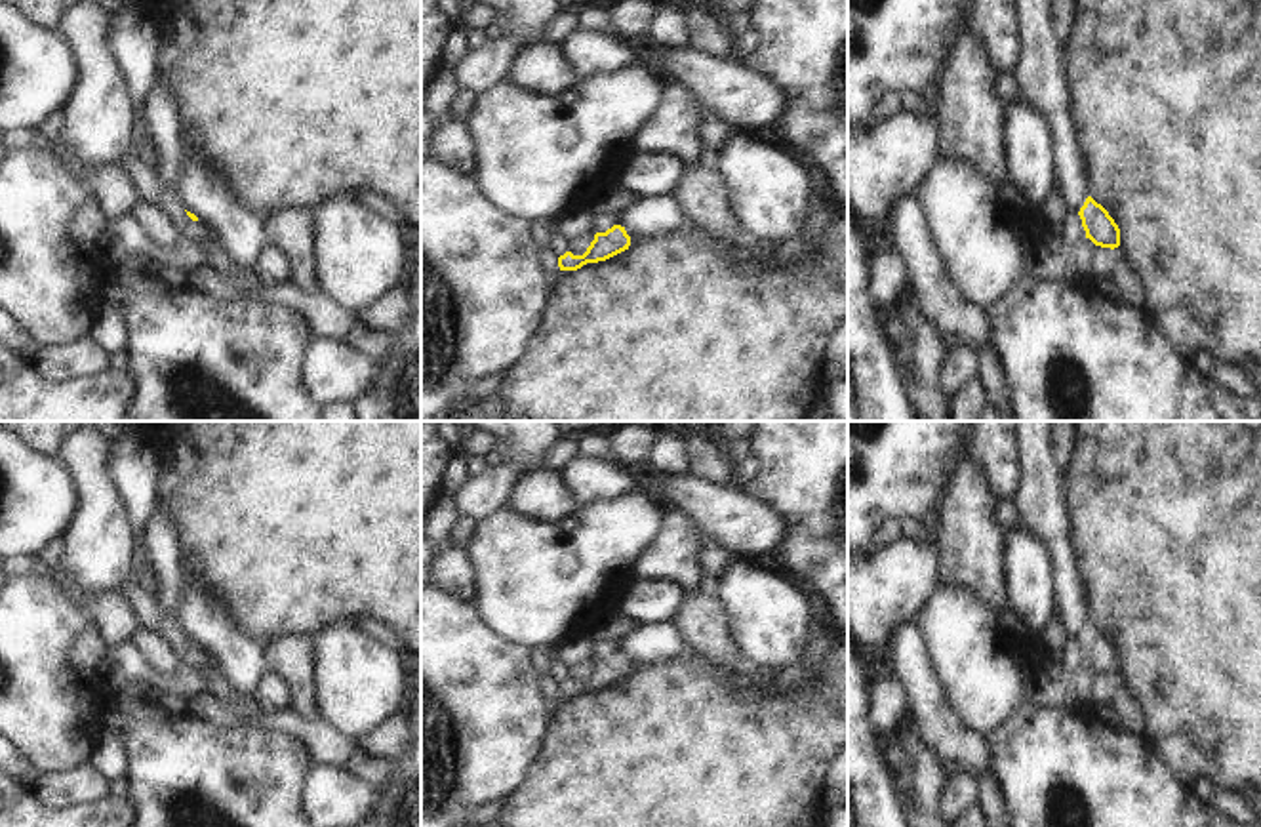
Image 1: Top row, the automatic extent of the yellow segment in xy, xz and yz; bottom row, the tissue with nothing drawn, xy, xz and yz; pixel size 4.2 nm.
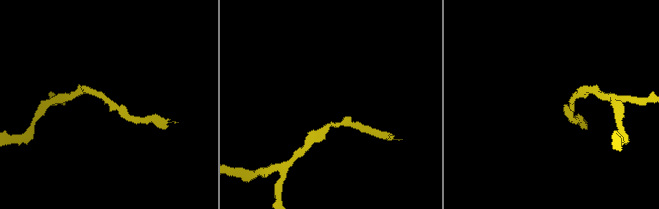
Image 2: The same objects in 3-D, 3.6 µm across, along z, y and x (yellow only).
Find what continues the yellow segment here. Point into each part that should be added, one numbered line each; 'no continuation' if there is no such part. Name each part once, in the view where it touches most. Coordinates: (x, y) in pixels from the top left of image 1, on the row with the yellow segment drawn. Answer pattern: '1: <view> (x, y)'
no continuation

